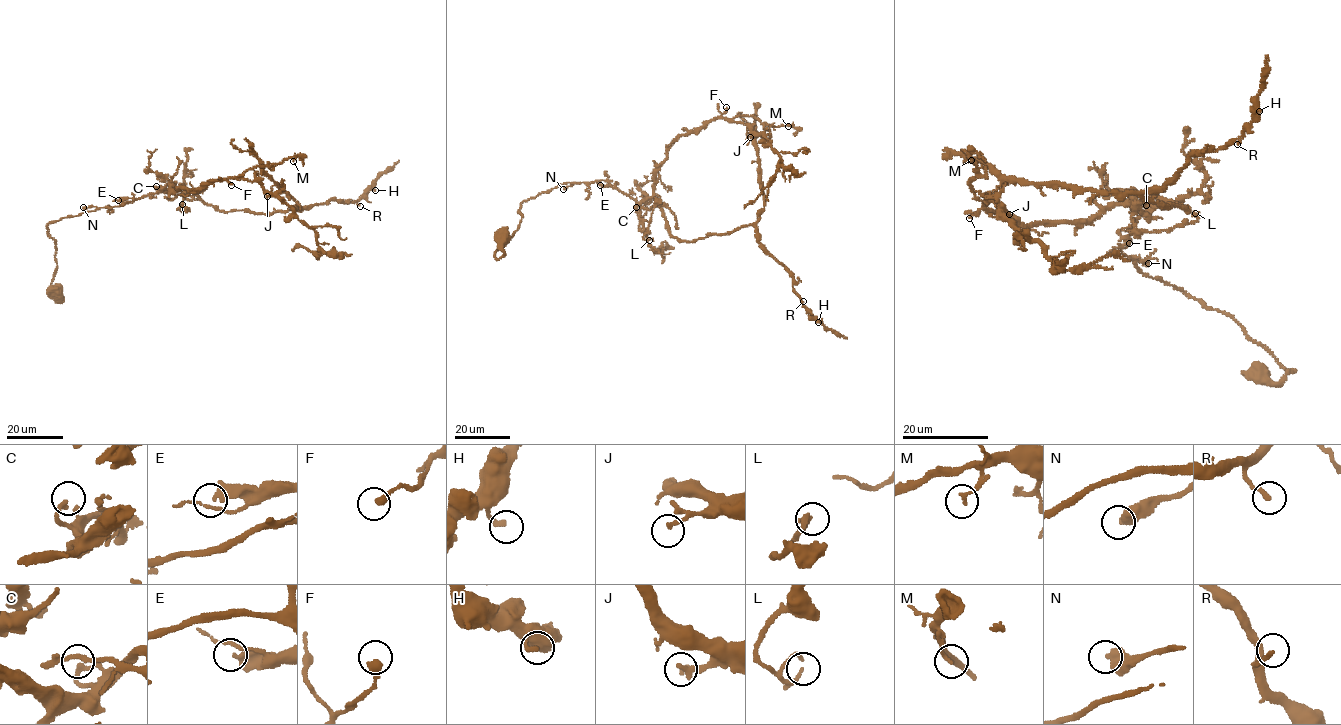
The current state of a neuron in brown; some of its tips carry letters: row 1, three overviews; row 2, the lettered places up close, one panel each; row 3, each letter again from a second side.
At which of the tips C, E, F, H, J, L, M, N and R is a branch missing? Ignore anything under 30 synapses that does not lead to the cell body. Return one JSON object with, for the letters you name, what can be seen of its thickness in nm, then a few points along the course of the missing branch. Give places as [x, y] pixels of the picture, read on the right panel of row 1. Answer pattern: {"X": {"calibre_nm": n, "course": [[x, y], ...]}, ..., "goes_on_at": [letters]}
{"goes_on_at": []}

